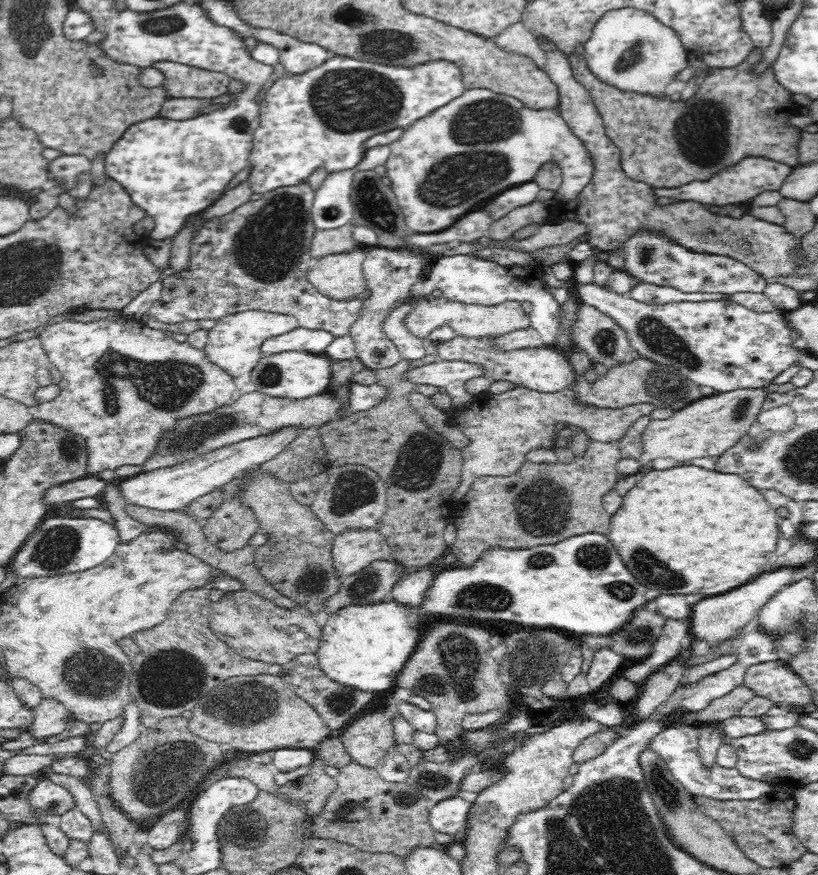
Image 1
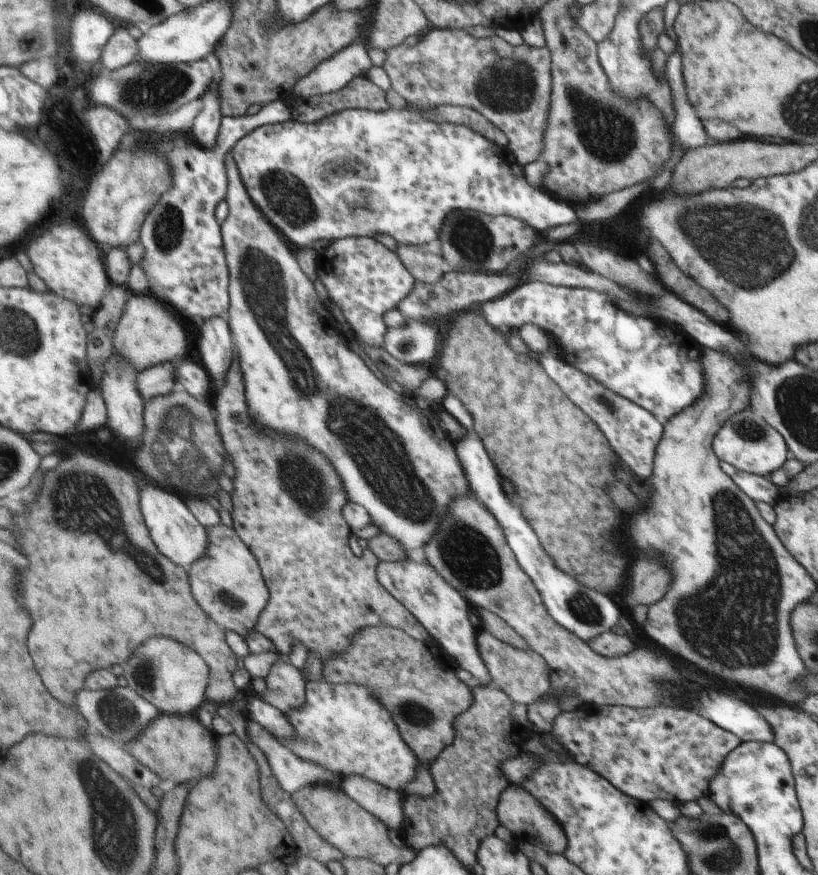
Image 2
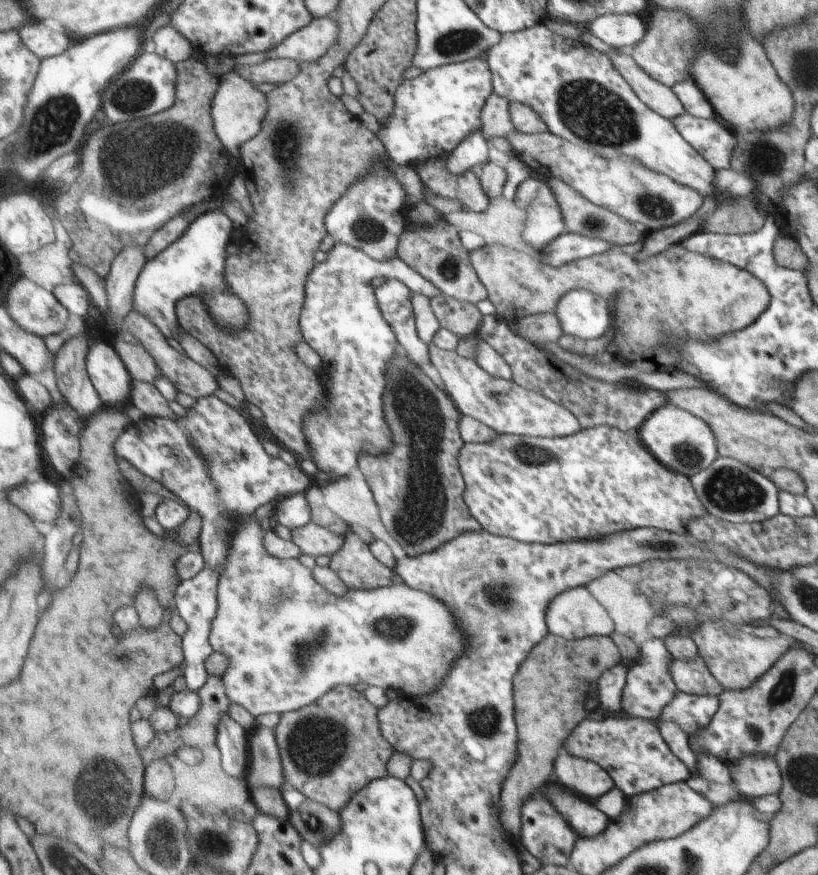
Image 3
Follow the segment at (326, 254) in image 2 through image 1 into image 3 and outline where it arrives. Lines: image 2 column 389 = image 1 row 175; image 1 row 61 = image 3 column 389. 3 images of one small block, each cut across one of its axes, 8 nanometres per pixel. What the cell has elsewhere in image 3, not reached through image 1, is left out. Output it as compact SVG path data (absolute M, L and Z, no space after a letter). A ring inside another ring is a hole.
M335 244L329 250L327 259L316 263L308 284L305 288L305 302L301 309L300 331L306 342L318 353L322 361L321 372L324 376L331 376L331 382L322 382L324 385L325 406L309 412L304 420L304 435L311 442L311 466L325 472L329 478L343 478L349 476L358 464L361 455L385 456L393 446L392 430L384 412L384 392L388 388L388 373L392 364L400 358L399 342L396 333L389 328L385 318L381 316L380 306L375 300L374 288L371 287L373 278L397 279L407 290L419 292L433 298L439 296L438 288L431 282L419 276L408 264L403 264L397 257L389 260L373 260L368 253L361 249L351 248L349 244Z

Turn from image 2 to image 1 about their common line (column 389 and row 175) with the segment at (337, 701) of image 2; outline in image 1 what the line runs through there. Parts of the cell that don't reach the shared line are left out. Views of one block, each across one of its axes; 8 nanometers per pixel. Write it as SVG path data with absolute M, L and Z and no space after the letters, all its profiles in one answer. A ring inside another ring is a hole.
M746 156L744 160L740 160L740 164L733 165L730 170L720 172L708 182L692 182L692 184L680 185L678 188L653 188L651 191L656 199L664 196L664 198L675 198L678 201L713 204L714 207L723 209L734 203L749 204L755 196L762 192L778 191L790 173L791 169L788 165L768 160L767 157Z

